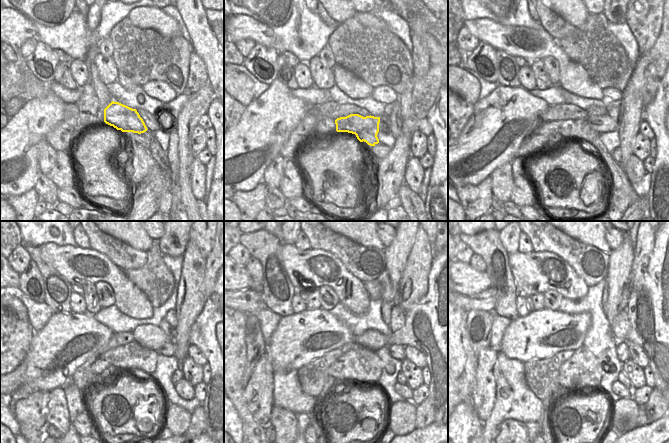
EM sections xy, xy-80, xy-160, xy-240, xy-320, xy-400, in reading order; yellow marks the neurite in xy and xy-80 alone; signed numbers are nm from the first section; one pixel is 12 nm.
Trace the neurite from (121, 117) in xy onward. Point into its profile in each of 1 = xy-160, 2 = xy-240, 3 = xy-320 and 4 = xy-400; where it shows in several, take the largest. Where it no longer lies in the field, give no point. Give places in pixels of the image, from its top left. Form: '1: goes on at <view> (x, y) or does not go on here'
1: goes on at xy-160 (601, 124)
2: goes on at xy-240 (168, 349)
3: goes on at xy-320 (396, 351)
4: goes on at xy-400 (622, 351)

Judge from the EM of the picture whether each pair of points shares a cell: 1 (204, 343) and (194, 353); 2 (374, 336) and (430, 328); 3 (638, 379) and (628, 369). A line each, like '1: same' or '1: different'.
1: different
2: same
3: same

